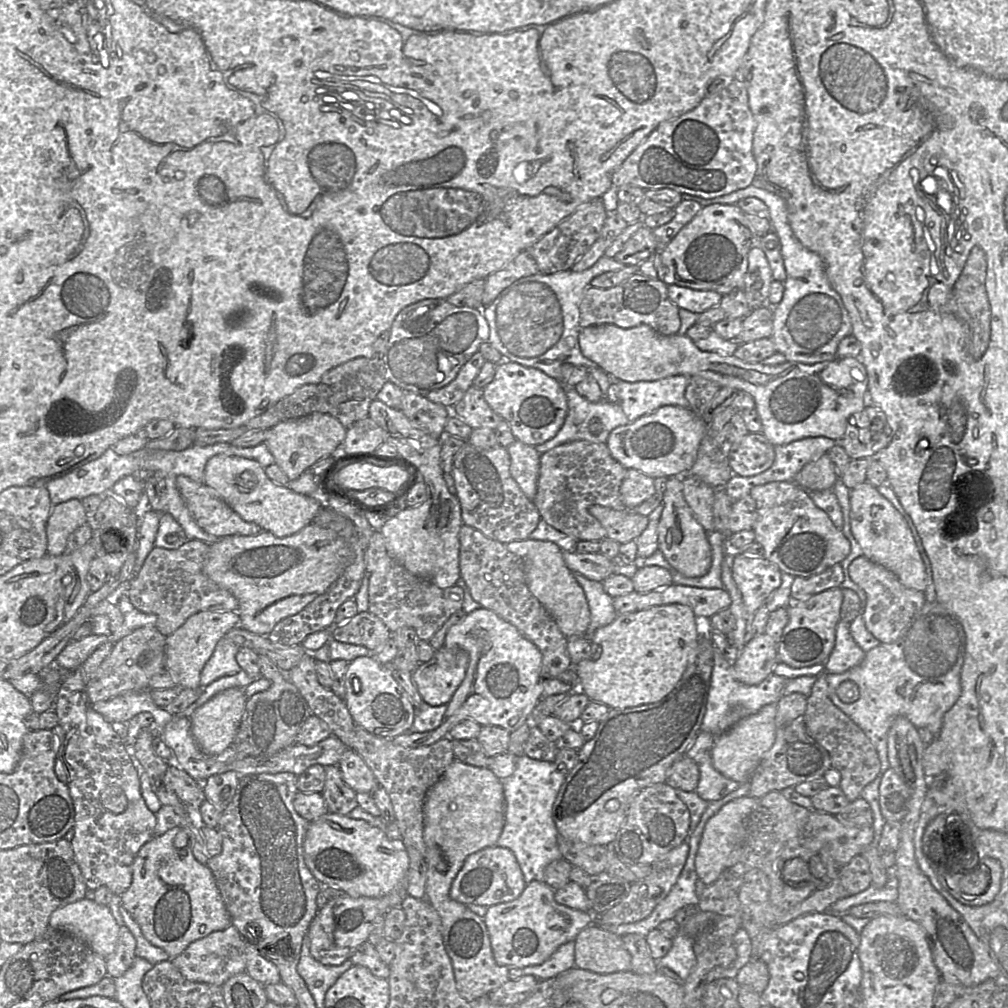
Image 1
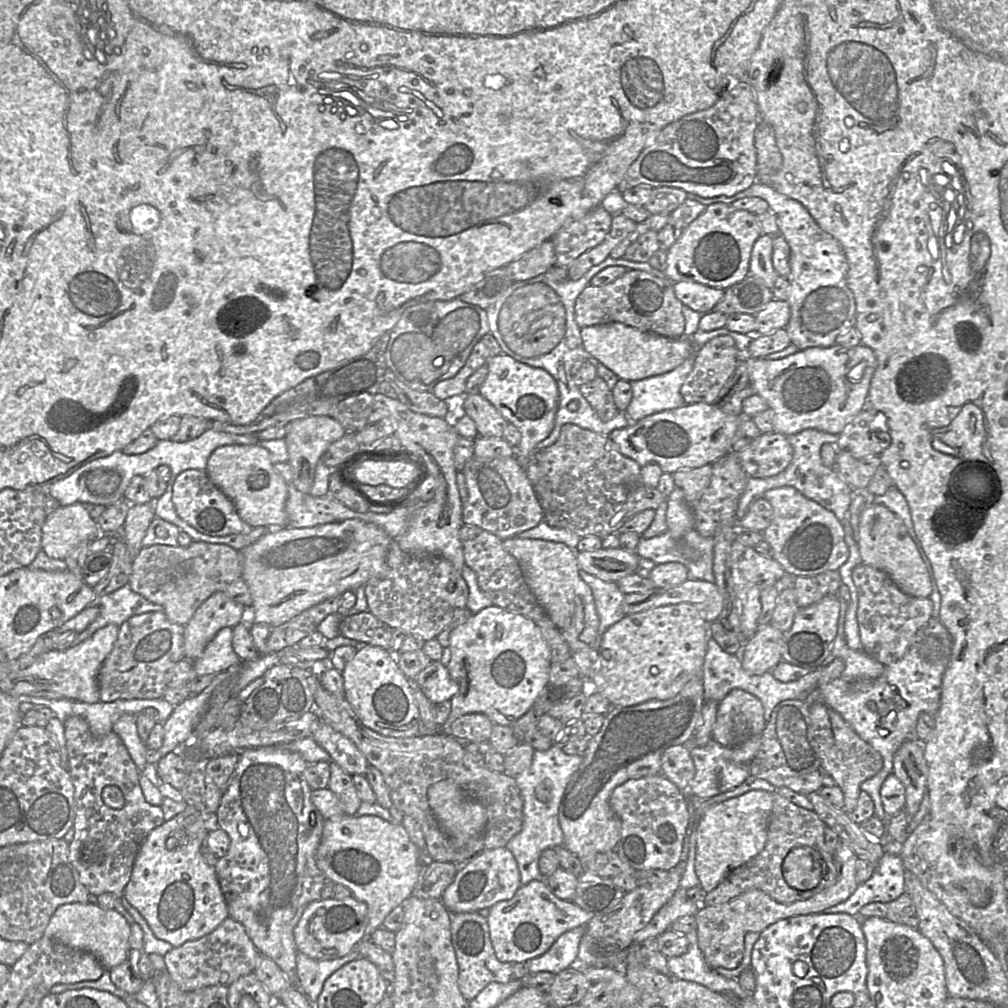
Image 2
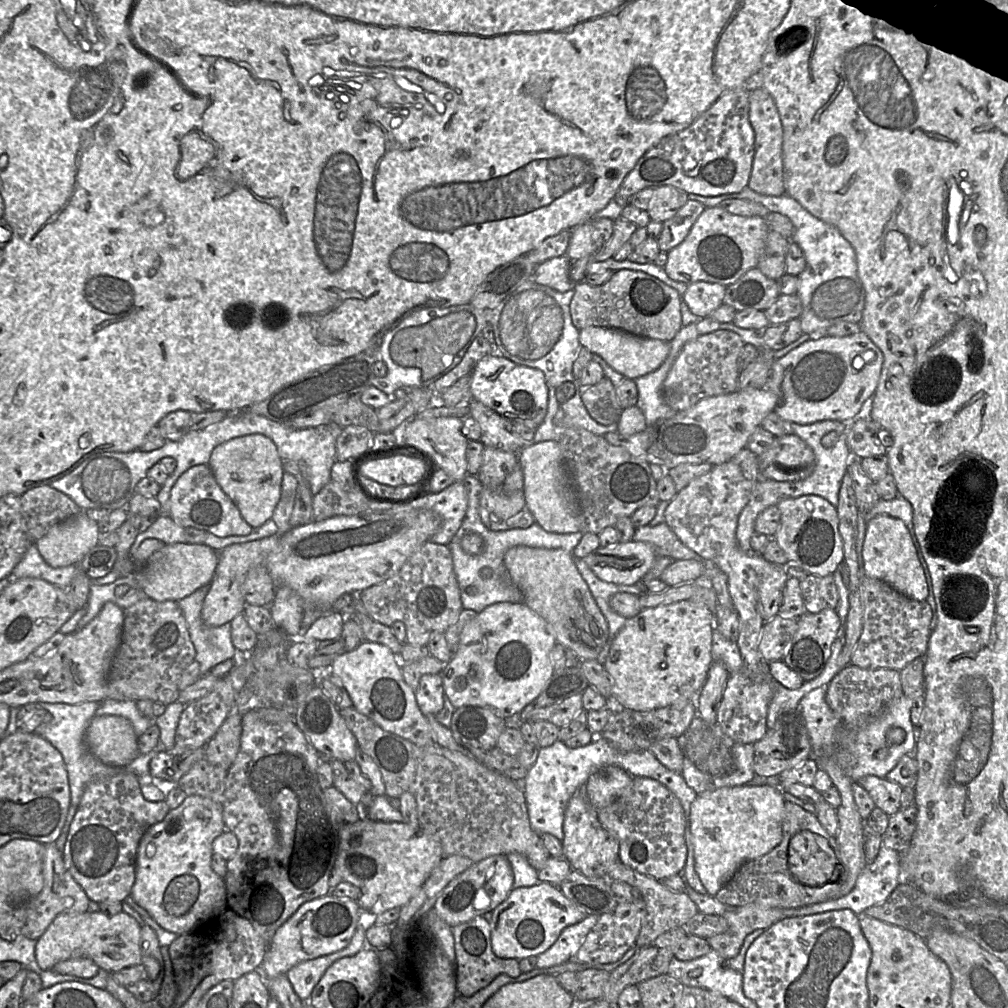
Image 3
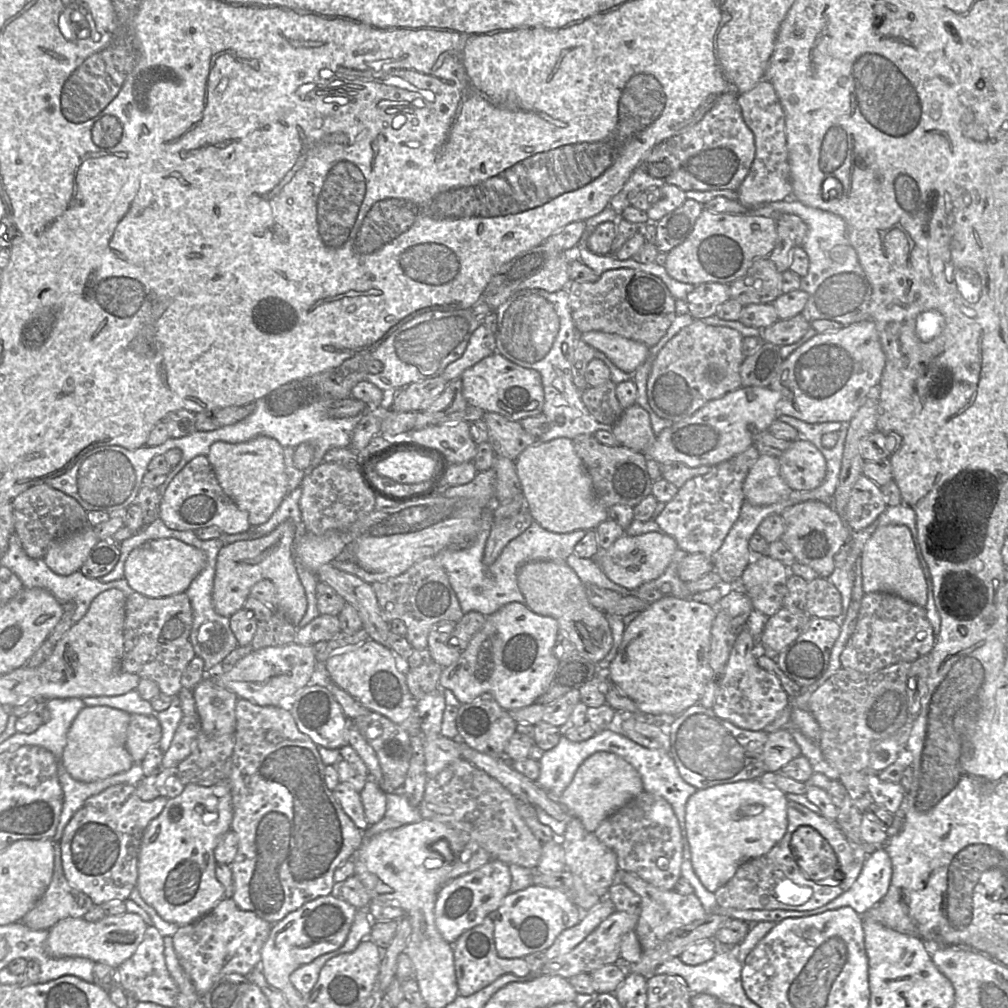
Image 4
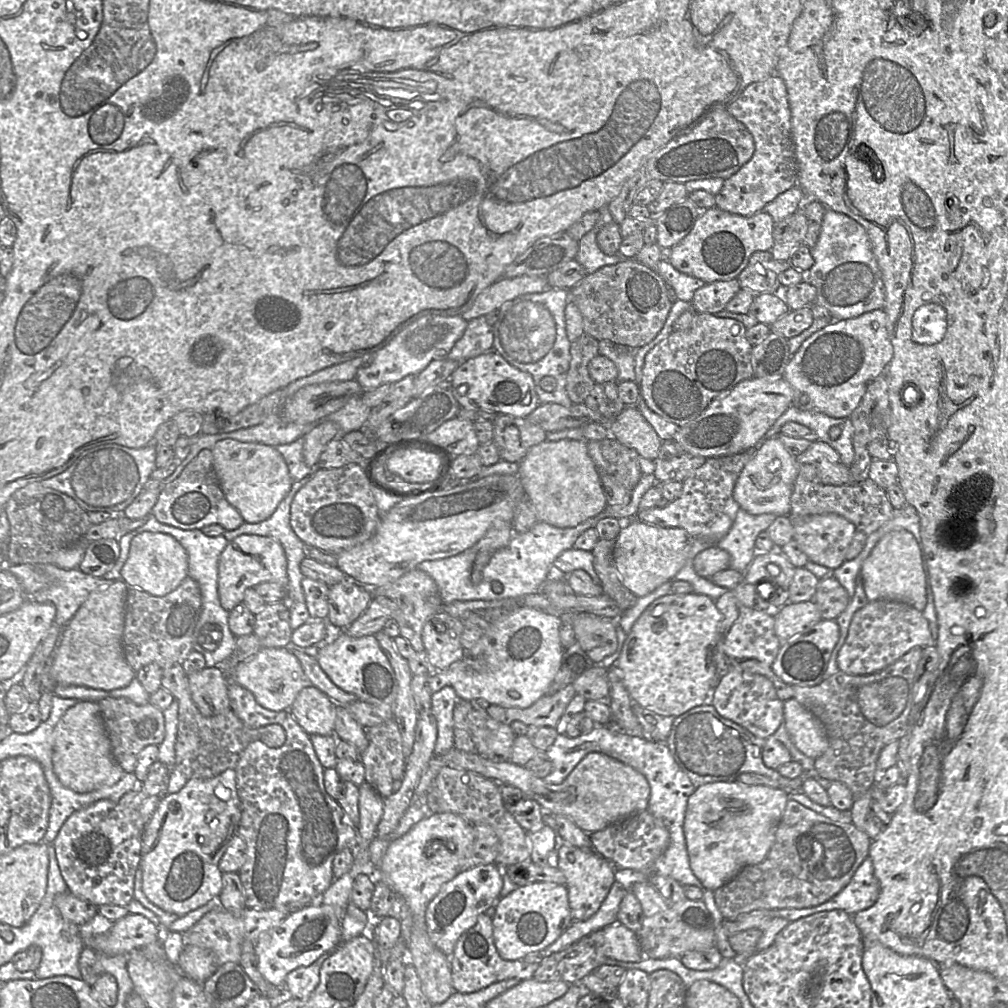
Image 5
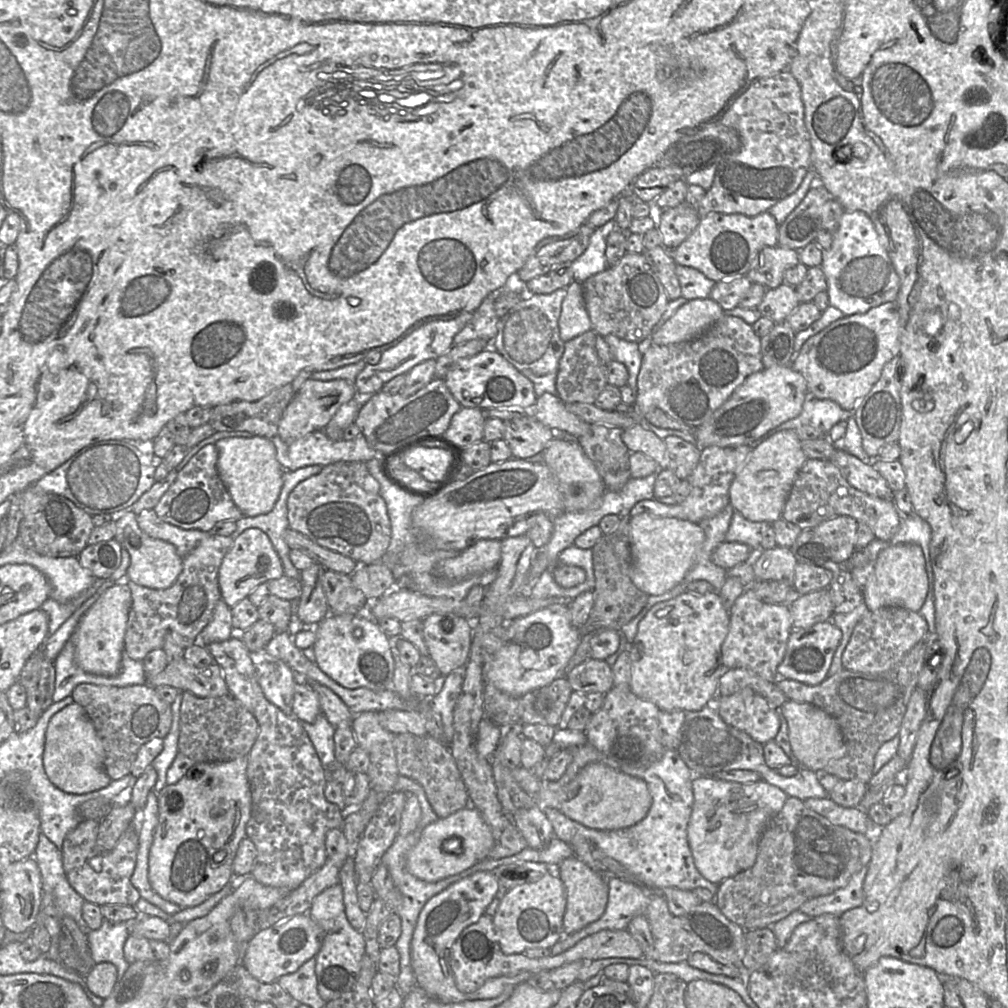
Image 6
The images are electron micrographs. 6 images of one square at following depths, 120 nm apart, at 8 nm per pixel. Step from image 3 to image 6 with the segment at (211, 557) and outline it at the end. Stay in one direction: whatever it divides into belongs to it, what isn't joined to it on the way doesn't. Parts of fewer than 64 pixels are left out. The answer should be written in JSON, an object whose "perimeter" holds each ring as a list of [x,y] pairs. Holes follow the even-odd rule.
{"perimeter":[[[128,510],[120,519],[115,521],[117,540],[130,555],[130,565],[127,577],[130,581],[152,589],[169,588],[178,578],[183,569],[181,558],[174,545],[166,541],[155,539],[144,533],[138,526],[136,514]]]}

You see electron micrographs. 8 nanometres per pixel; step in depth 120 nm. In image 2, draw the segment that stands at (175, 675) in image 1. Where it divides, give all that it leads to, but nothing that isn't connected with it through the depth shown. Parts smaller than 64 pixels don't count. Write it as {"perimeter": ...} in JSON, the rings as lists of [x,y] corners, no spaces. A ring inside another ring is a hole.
{"perimeter":[[[217,591],[207,598],[184,626],[185,659],[198,659],[219,630],[243,622],[246,608],[226,593]]]}

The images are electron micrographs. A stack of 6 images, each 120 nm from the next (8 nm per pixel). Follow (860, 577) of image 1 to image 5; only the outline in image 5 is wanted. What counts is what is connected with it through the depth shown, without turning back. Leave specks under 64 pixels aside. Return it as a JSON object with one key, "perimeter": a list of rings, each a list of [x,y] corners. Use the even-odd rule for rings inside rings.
{"perimeter":[[[869,601],[854,614],[837,664],[847,674],[870,675],[893,664],[912,648],[931,645],[935,645],[935,640],[921,611],[899,601]]]}

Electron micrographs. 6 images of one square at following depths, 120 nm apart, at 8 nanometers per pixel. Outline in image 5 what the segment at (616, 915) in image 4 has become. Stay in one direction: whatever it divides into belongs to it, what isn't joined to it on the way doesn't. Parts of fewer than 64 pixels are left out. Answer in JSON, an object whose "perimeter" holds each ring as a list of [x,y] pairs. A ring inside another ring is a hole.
{"perimeter":[[[601,930],[581,938],[566,949],[551,954],[538,967],[534,979],[540,982],[564,981],[578,984],[585,976],[595,973],[609,959],[603,952]]]}

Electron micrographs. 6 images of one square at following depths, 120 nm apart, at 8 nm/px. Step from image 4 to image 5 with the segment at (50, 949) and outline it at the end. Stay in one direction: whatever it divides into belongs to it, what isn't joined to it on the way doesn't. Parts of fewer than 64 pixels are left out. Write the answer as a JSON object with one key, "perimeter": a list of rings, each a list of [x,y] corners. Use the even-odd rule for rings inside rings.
{"perimeter":[[[128,913],[127,915],[122,917],[121,919],[115,921],[113,923],[111,929],[107,933],[93,937],[91,939],[91,946],[86,946],[86,947],[91,947],[97,953],[102,953],[102,954],[106,954],[106,955],[118,955],[118,954],[128,954],[128,953],[130,953],[131,951],[133,951],[135,949],[141,948],[141,947],[147,945],[147,944],[150,944],[150,943],[153,943],[153,942],[158,942],[158,941],[162,942],[162,928],[159,925],[153,924],[150,920],[148,920],[146,917],[144,917],[144,916],[140,915],[140,914]]]}

